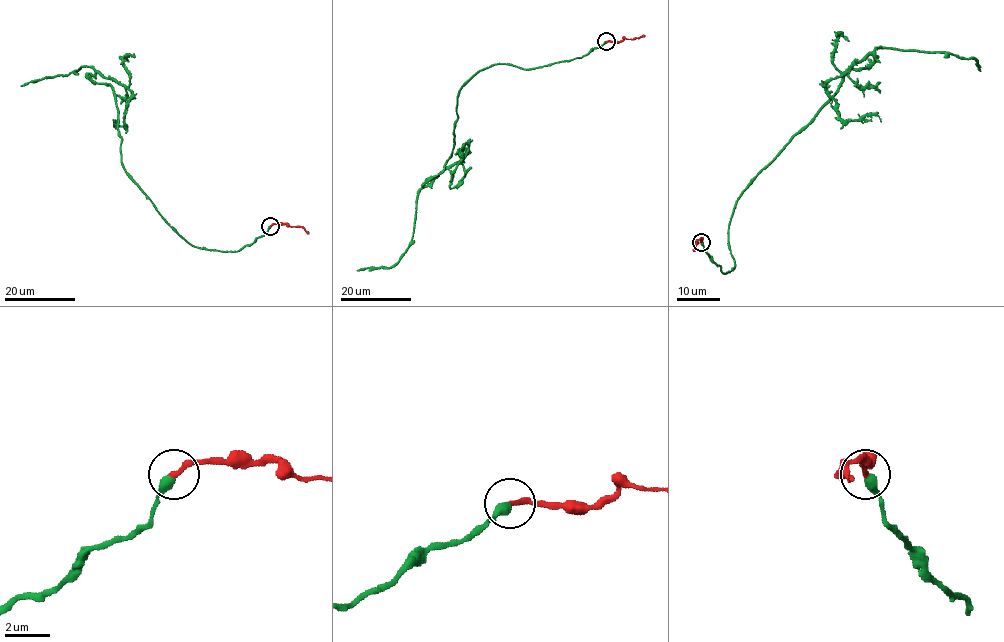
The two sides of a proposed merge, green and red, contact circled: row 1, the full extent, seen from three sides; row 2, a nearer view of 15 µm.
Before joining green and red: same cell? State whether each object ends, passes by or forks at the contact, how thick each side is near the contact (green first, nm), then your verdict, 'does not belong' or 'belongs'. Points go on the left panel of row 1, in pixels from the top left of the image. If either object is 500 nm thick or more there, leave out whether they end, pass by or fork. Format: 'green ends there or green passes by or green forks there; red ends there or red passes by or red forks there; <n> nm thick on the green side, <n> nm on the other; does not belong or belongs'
green ends there; red ends there; 440 nm thick on the green side, 240 nm on the other; belongs

